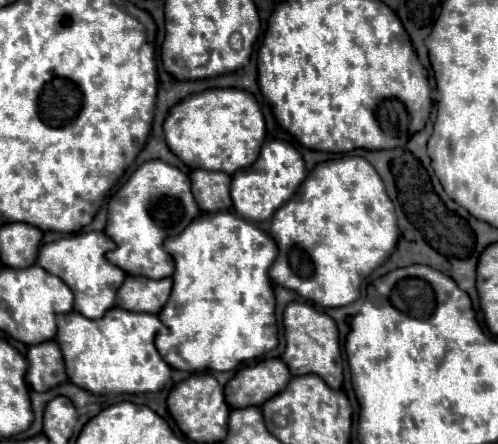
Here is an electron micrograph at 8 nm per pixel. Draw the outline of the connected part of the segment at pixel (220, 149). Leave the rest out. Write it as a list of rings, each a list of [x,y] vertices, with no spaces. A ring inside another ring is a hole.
[[[209,88],[177,102],[163,124],[165,140],[175,156],[189,168],[233,174],[255,162],[265,140],[265,120],[255,96],[239,88]]]

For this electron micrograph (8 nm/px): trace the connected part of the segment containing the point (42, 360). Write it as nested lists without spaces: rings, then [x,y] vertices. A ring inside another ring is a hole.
[[[55,340],[29,346],[27,360],[29,360],[27,382],[35,392],[45,392],[67,380],[59,344]]]

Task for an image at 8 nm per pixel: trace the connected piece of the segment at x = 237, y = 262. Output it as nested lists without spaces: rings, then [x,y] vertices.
[[[233,212],[201,214],[181,234],[165,238],[165,248],[175,260],[175,272],[169,302],[159,312],[159,320],[165,328],[157,334],[155,346],[169,366],[187,372],[225,372],[277,346],[275,294],[269,280],[277,244],[267,232]]]

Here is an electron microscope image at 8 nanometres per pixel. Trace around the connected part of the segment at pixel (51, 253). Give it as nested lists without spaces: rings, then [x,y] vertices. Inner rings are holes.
[[[79,232],[73,236],[43,244],[39,250],[37,264],[41,268],[47,268],[47,272],[59,276],[71,288],[75,296],[75,304],[73,304],[75,312],[87,318],[99,318],[107,312],[107,308],[115,306],[115,292],[119,290],[119,284],[123,284],[127,276],[119,266],[111,264],[105,256],[115,248],[117,244],[105,232]]]

